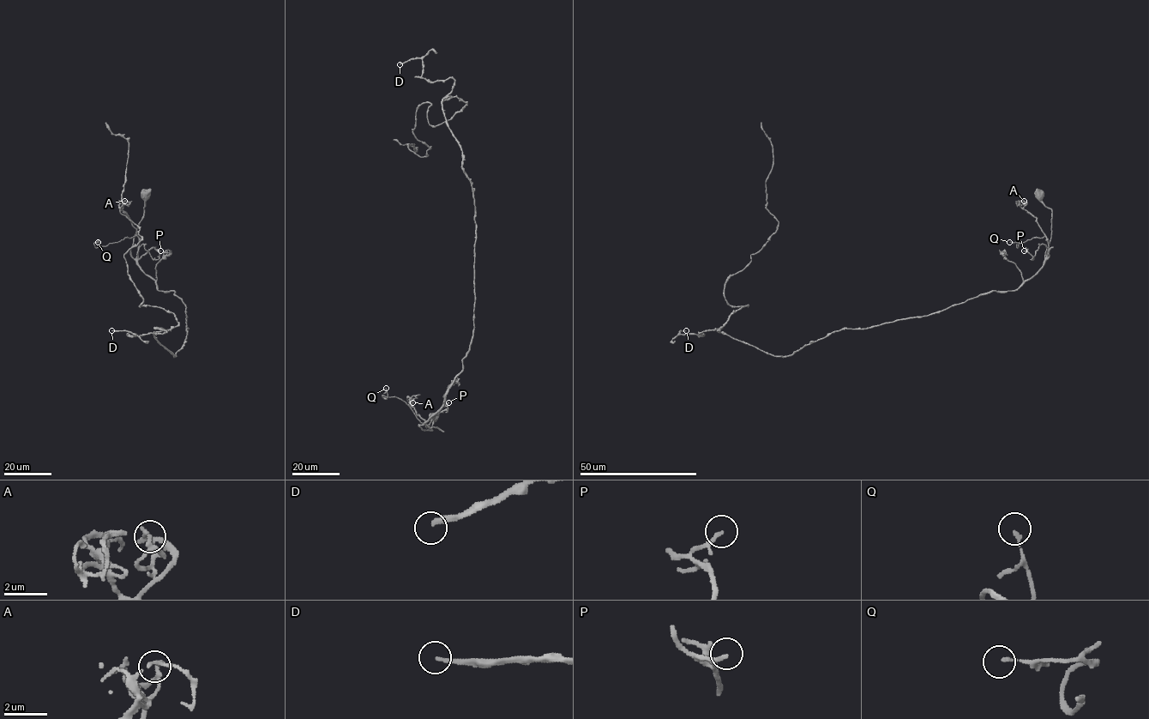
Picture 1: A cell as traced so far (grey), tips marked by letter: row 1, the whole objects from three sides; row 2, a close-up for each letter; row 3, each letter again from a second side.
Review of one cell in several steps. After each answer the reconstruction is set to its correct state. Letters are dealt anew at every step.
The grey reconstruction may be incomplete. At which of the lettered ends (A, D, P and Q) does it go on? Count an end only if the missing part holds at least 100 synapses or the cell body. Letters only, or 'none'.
D

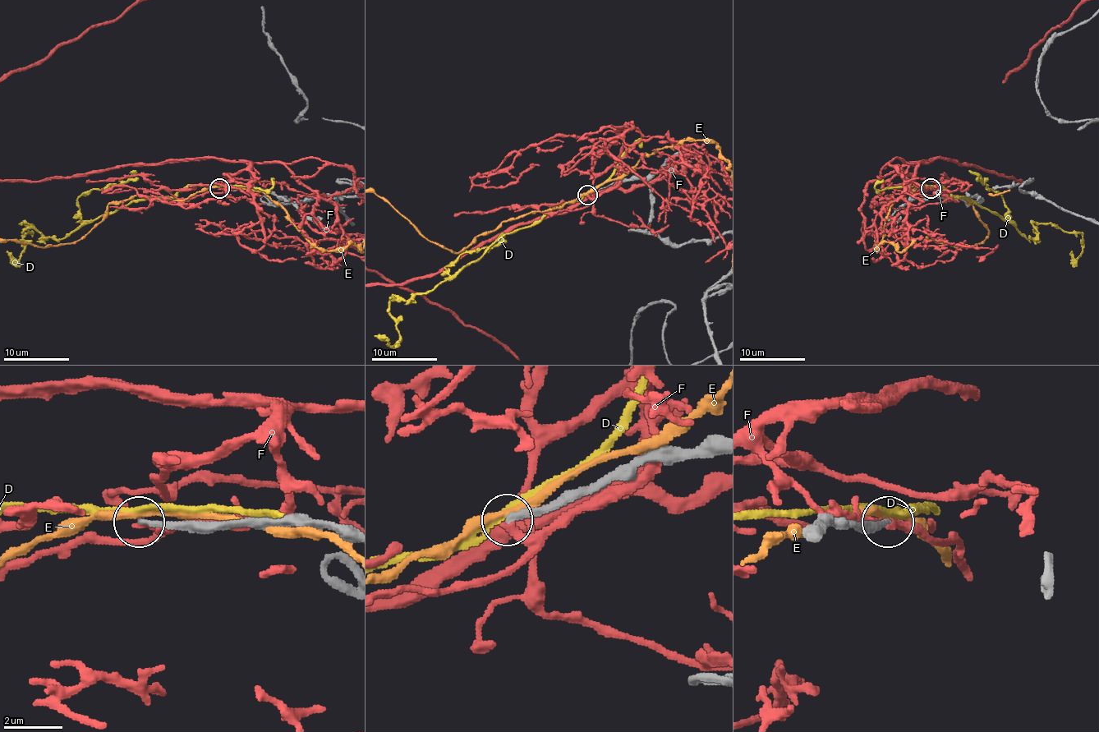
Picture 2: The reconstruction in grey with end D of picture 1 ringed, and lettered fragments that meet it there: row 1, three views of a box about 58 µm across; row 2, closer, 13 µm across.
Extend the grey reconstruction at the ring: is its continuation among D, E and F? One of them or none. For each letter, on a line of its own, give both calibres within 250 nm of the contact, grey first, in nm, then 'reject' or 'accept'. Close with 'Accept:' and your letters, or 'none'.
D: calibres 220 and 240 nm; reject
E: calibres 240 and 240 nm; reject
F: calibres 240 and 280 nm; reject
Accept: none

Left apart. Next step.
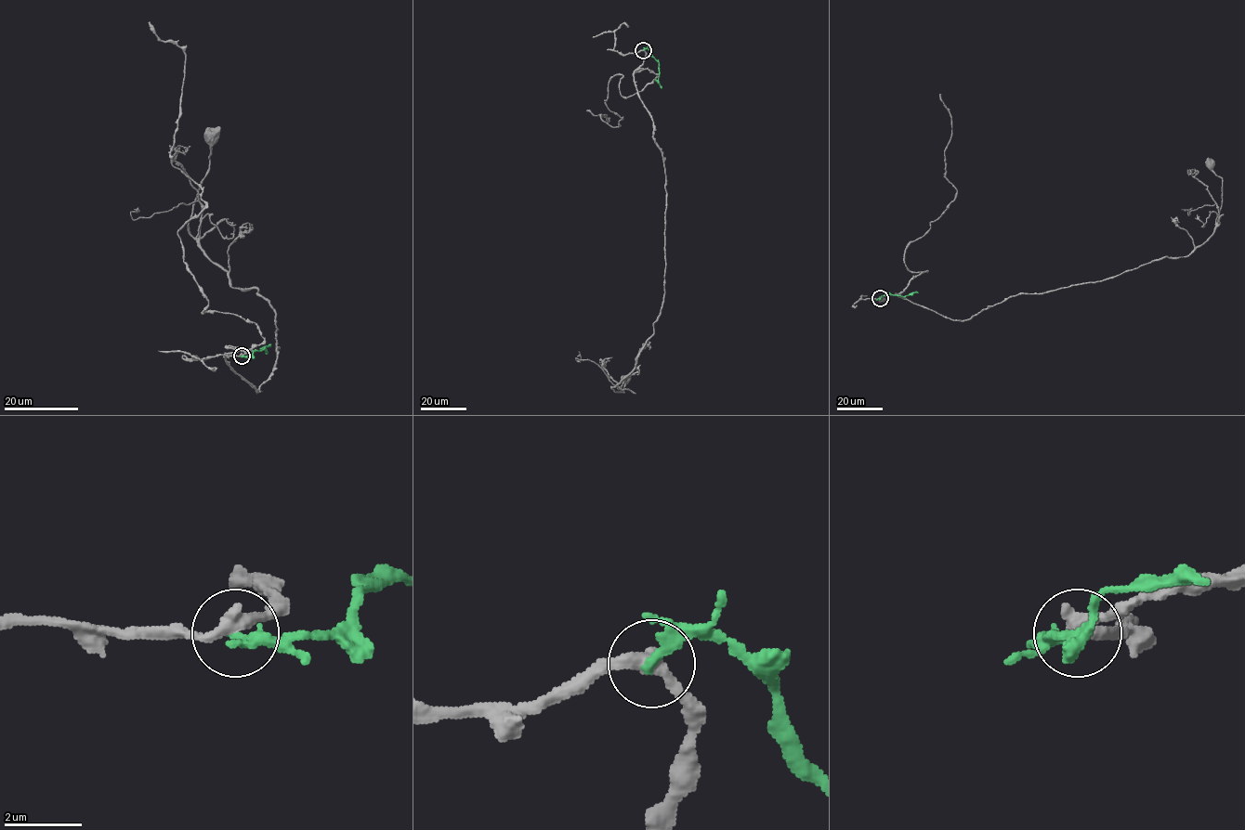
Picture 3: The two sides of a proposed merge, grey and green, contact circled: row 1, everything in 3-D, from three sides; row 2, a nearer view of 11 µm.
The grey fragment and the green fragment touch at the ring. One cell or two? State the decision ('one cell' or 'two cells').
two cells

